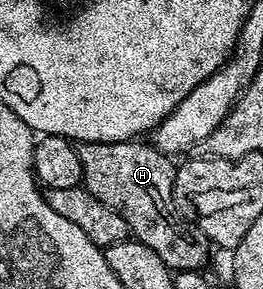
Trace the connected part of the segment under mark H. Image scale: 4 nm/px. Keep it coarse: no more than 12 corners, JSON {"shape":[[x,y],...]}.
{"shape":[[145,140],[78,142],[85,189],[170,270],[211,243],[175,212],[175,162]]}

